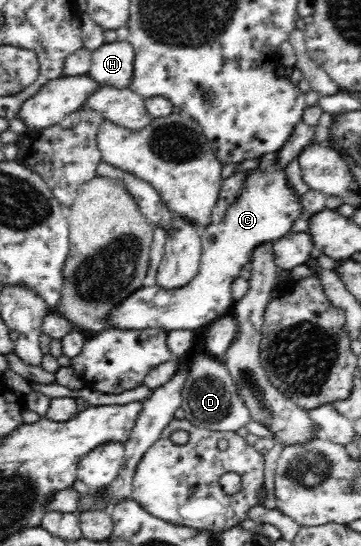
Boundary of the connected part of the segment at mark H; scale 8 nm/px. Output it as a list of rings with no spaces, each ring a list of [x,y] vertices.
[[[129,41],[105,42],[92,51],[90,74],[101,85],[127,88],[133,76],[135,49]]]

